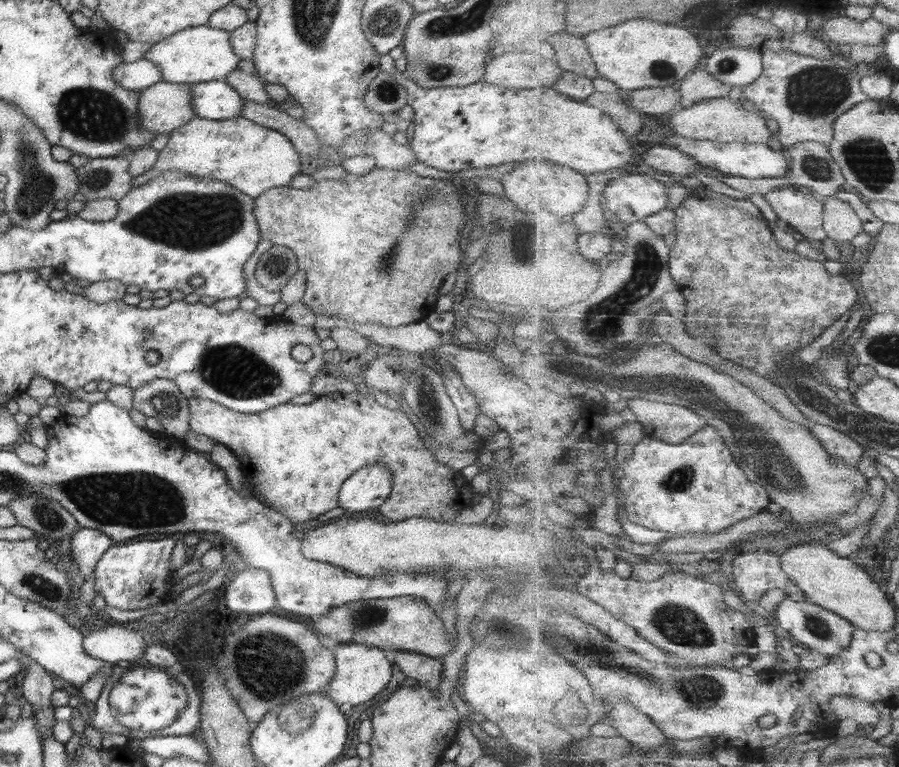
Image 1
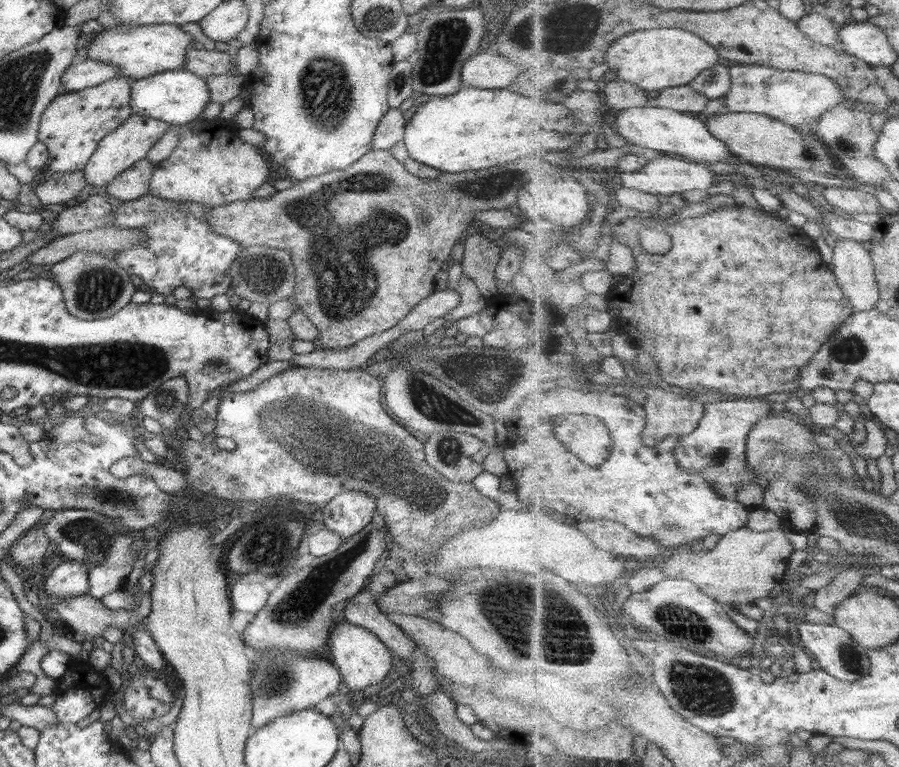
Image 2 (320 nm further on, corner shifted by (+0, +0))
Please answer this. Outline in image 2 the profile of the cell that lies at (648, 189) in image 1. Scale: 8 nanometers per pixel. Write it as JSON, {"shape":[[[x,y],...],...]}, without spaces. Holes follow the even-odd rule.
{"shape":[[[669,155],[665,158],[651,159],[639,171],[632,172],[632,174],[621,174],[621,178],[617,181],[627,188],[636,188],[655,196],[659,196],[659,194],[671,196],[671,194],[681,194],[696,188],[709,190],[711,186],[716,185],[715,175],[709,169],[708,164]]]}

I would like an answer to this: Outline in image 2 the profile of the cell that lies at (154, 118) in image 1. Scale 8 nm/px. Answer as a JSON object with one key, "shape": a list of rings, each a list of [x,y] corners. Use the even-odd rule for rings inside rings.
{"shape":[[[140,114],[129,115],[121,126],[109,131],[109,134],[99,141],[87,165],[81,170],[83,178],[88,184],[103,189],[103,186],[109,184],[118,174],[130,168],[135,162],[145,159],[151,145],[155,144],[168,126],[169,124],[161,120],[155,120]]]}

